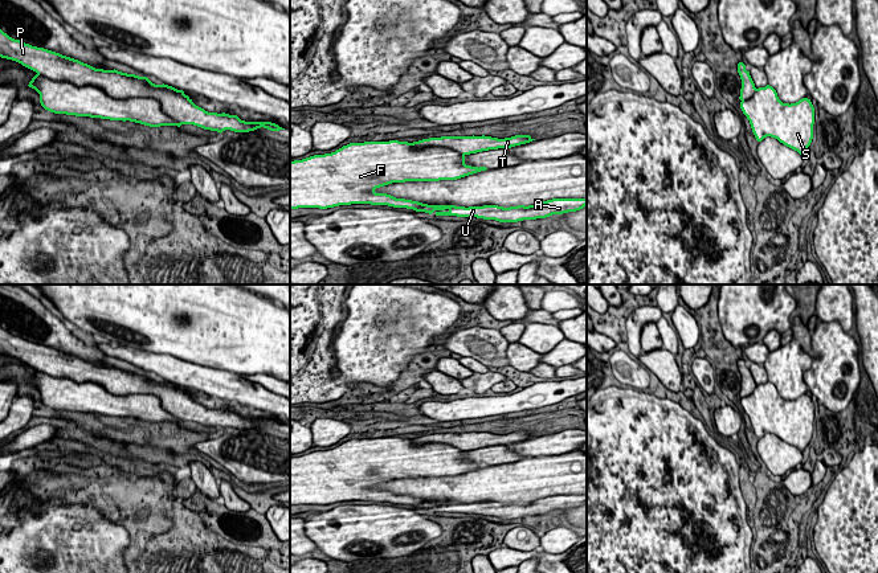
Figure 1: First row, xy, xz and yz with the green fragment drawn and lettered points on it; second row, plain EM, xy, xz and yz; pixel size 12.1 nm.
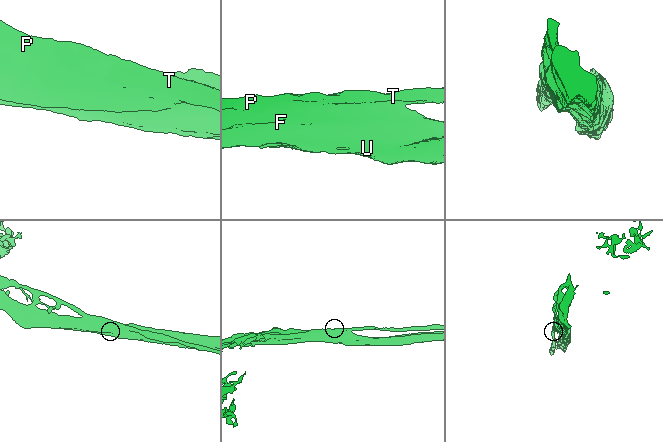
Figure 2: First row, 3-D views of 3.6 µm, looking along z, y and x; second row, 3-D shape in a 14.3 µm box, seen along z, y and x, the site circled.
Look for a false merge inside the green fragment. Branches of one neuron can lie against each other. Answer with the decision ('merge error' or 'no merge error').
merge error

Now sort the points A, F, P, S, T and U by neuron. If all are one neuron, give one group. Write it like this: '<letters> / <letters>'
A F S U / P T

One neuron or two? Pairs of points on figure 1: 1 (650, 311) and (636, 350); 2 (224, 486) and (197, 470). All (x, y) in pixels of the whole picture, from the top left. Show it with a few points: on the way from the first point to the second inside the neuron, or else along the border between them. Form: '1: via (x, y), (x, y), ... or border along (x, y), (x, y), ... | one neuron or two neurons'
1: via (641, 320), (634, 327), (634, 340) | one neuron
2: border along (217, 483), (220, 494) | two neurons

